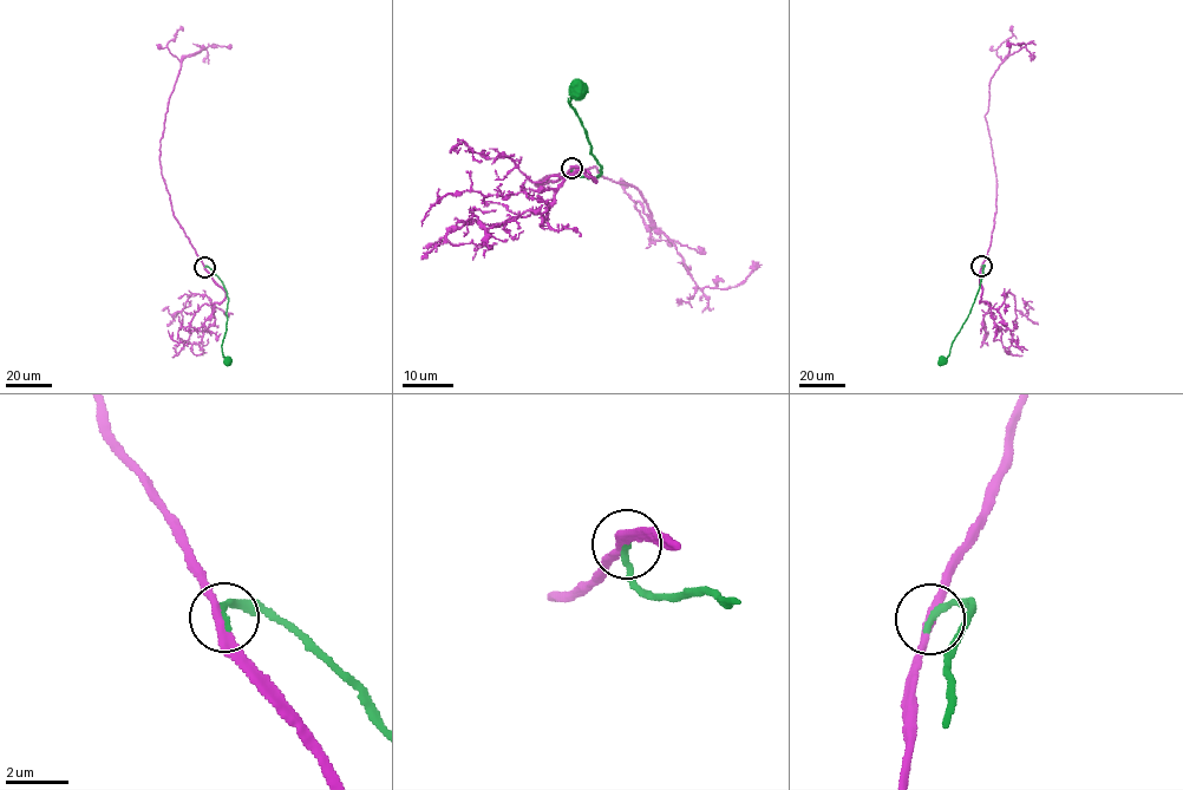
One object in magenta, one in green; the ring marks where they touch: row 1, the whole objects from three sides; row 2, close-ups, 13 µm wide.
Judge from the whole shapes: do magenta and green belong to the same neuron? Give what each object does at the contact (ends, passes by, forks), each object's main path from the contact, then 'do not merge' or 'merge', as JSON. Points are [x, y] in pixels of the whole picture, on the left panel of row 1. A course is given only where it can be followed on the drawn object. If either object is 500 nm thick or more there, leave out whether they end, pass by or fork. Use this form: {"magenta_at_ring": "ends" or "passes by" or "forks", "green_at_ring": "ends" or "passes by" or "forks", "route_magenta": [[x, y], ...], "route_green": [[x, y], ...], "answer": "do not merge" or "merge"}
{"magenta_at_ring": "passes by", "green_at_ring": "ends", "route_magenta": [[204, 267], [171, 209], [161, 174], [161, 138], [168, 98], [182, 58], [213, 45], [228, 49]], "route_green": [[204, 267], [221, 281], [228, 299], [222, 344], [222, 354], [227, 360]], "answer": "merge"}

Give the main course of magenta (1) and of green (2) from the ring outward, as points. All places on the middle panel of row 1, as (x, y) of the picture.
1: (572, 169), (536, 184), (594, 167), (639, 190), (654, 228), (700, 288), (739, 285), (753, 260)
2: (572, 169), (577, 176), (596, 178), (601, 167), (589, 152), (583, 128), (568, 102), (579, 90)

